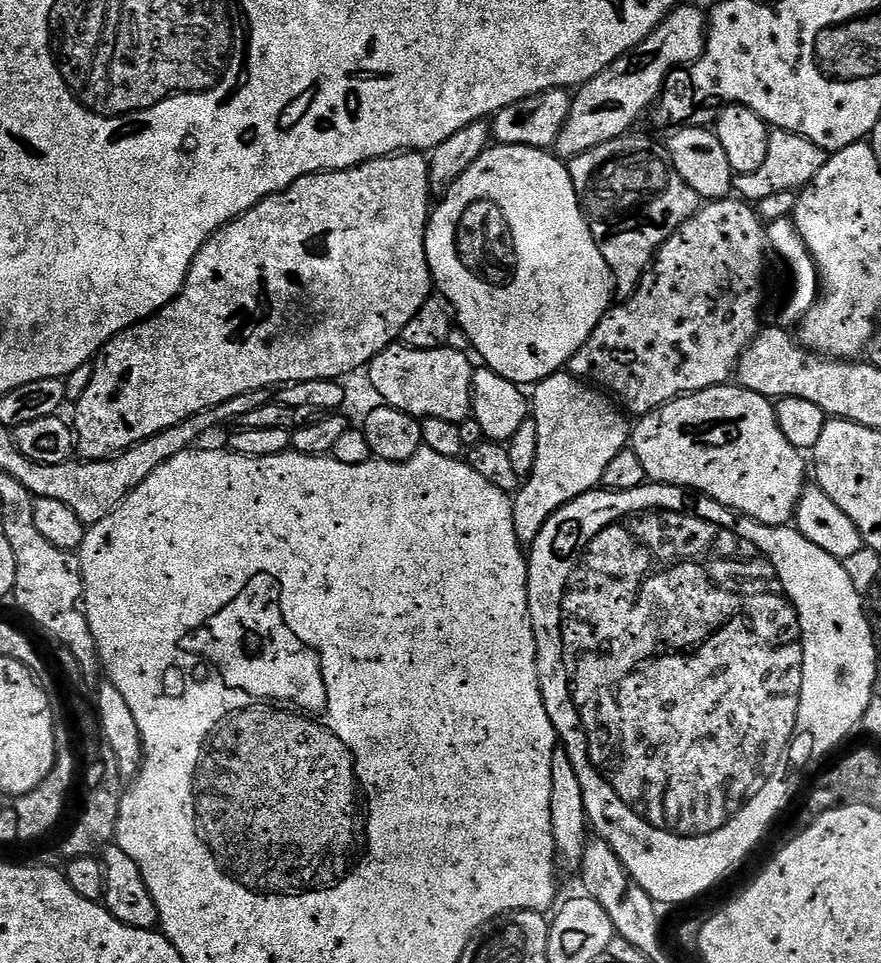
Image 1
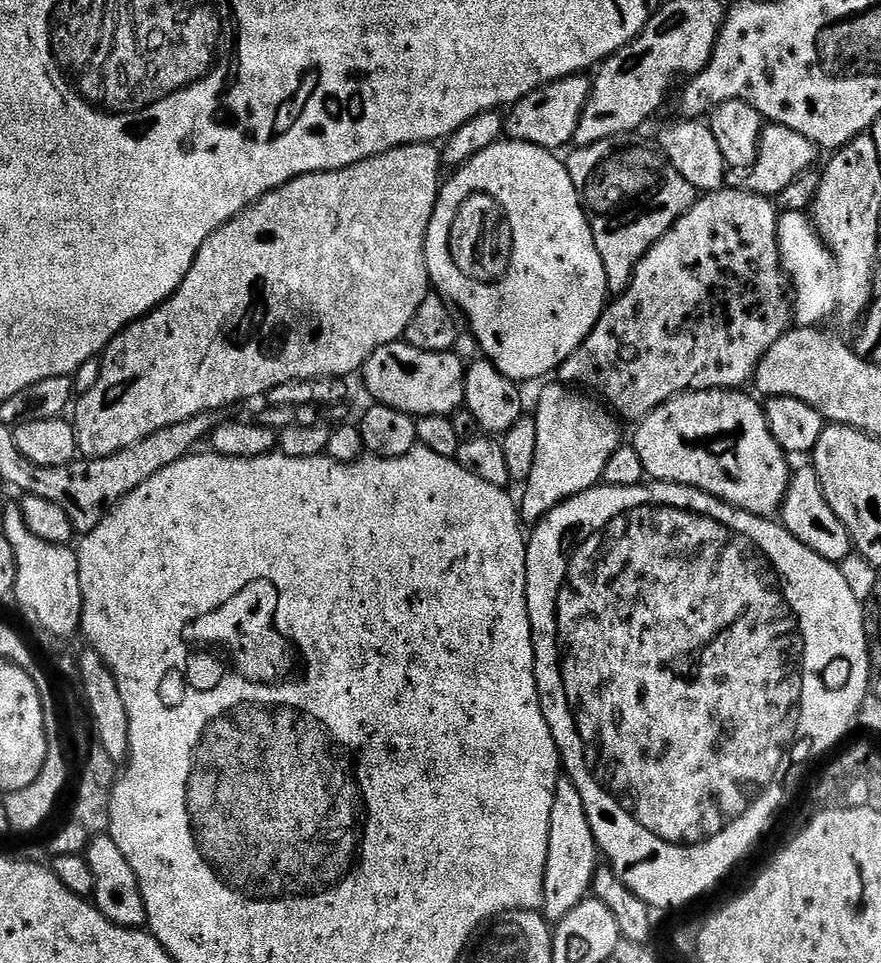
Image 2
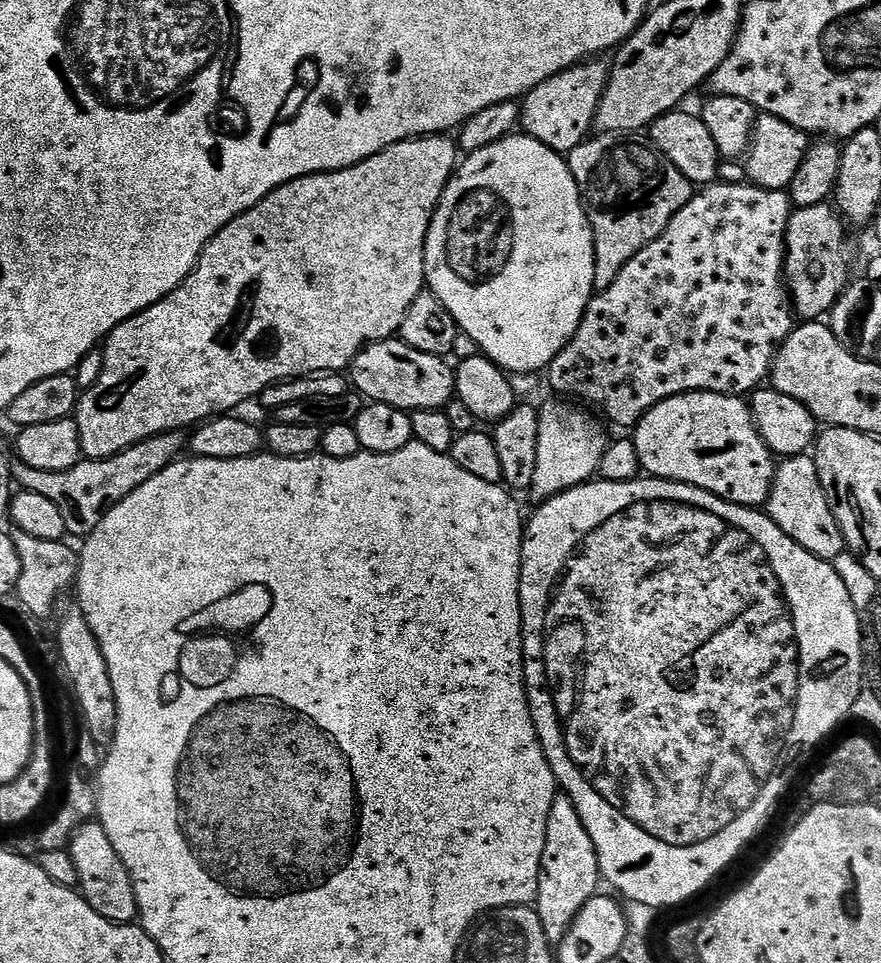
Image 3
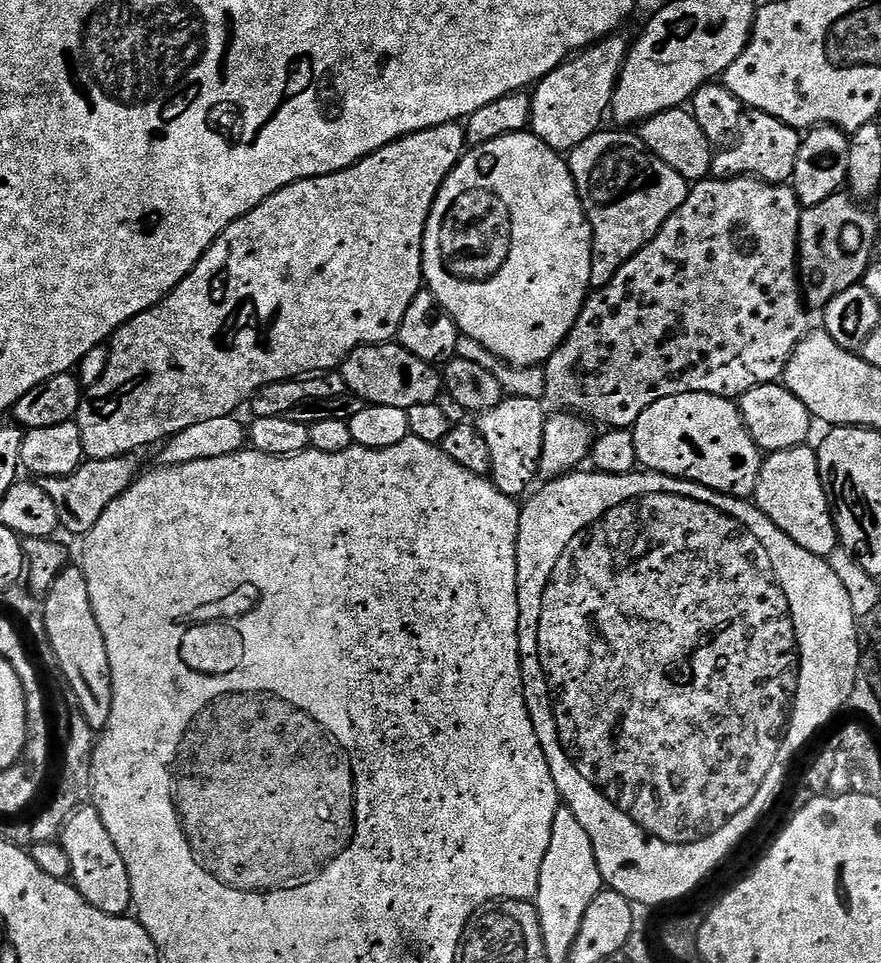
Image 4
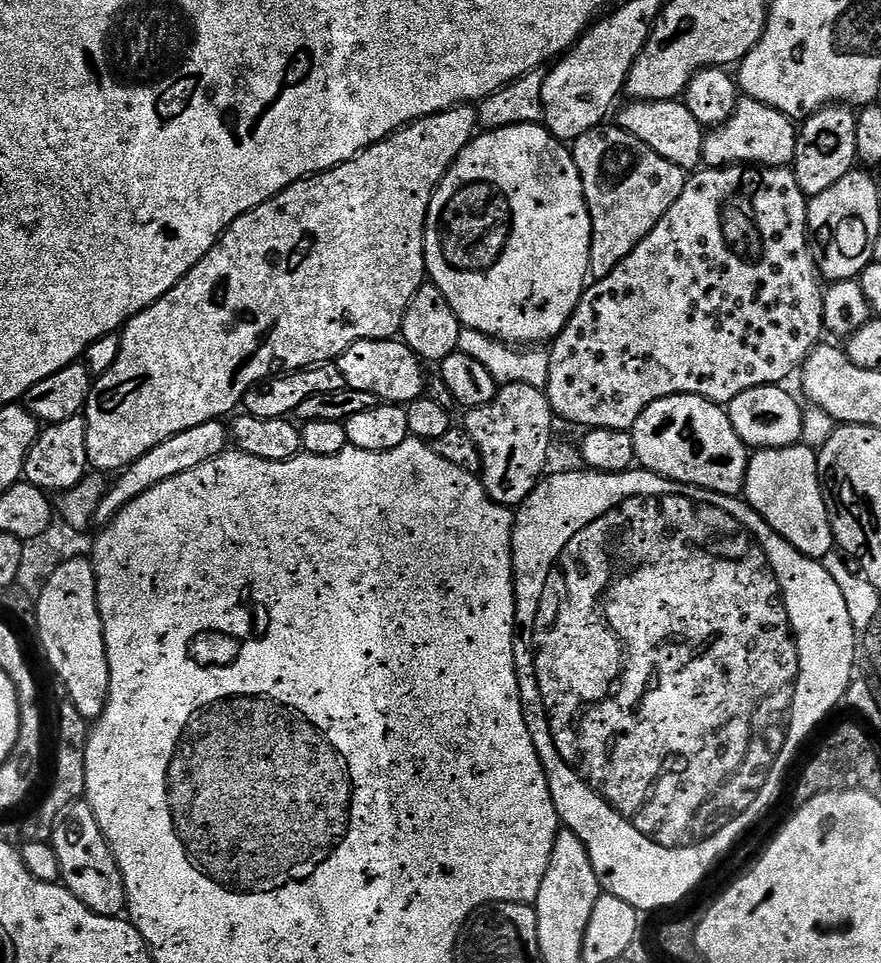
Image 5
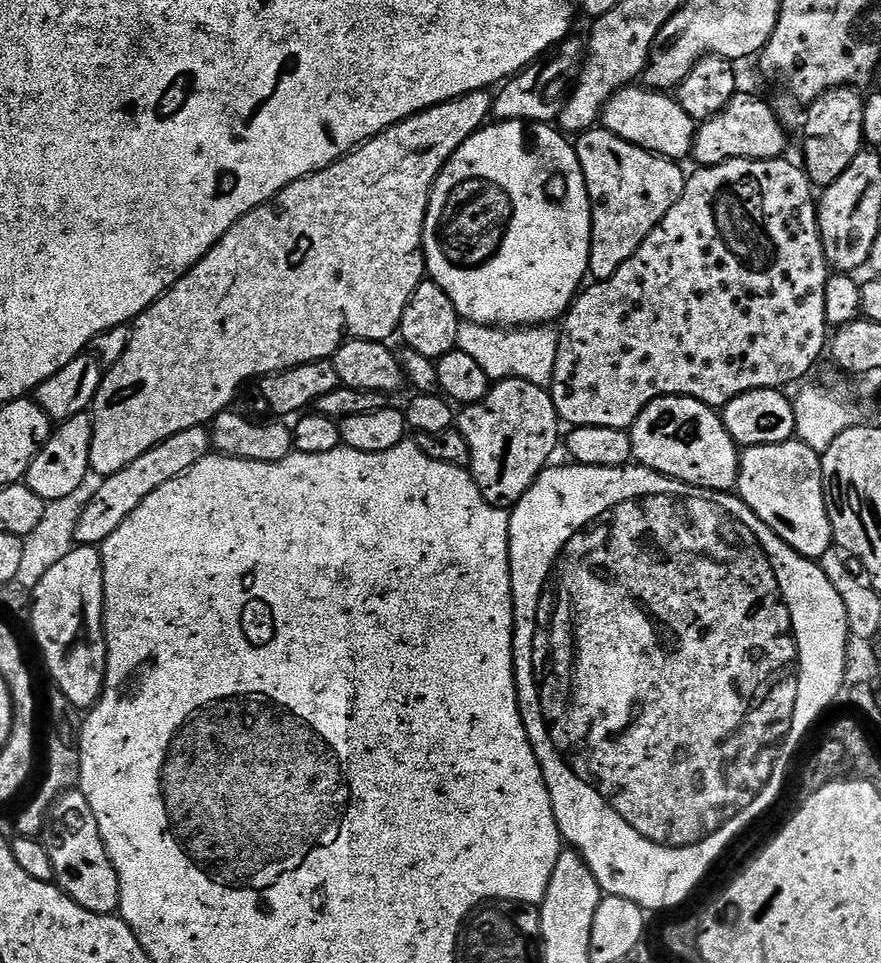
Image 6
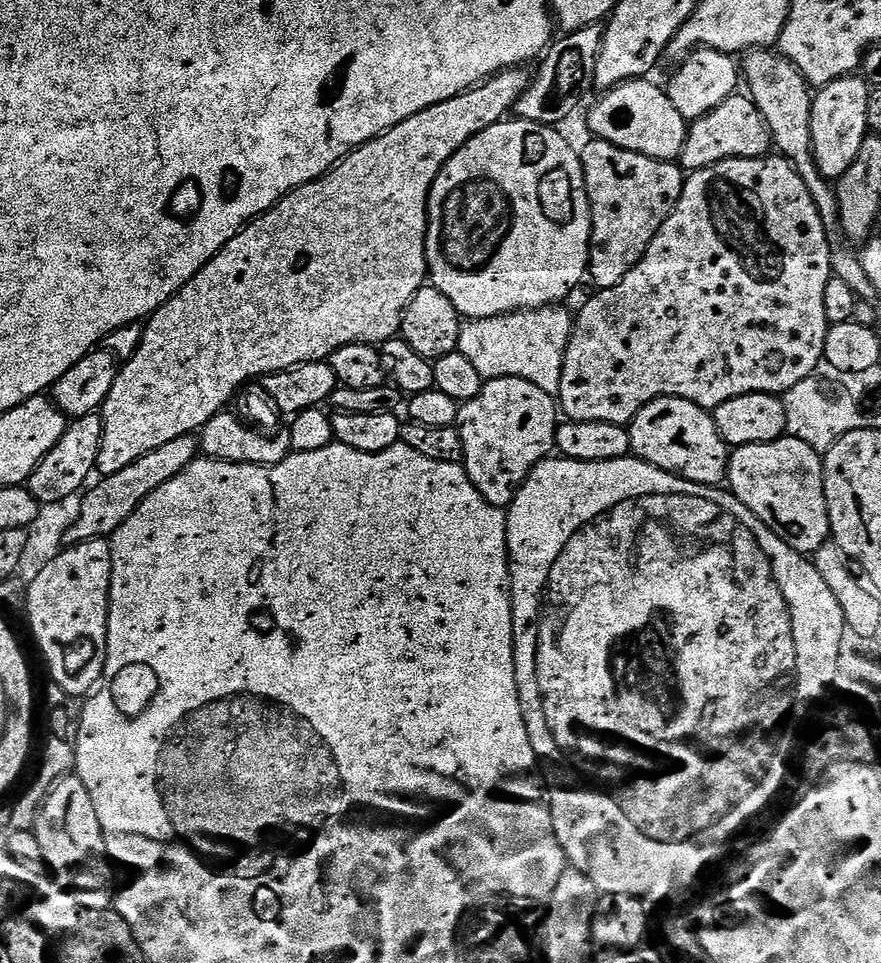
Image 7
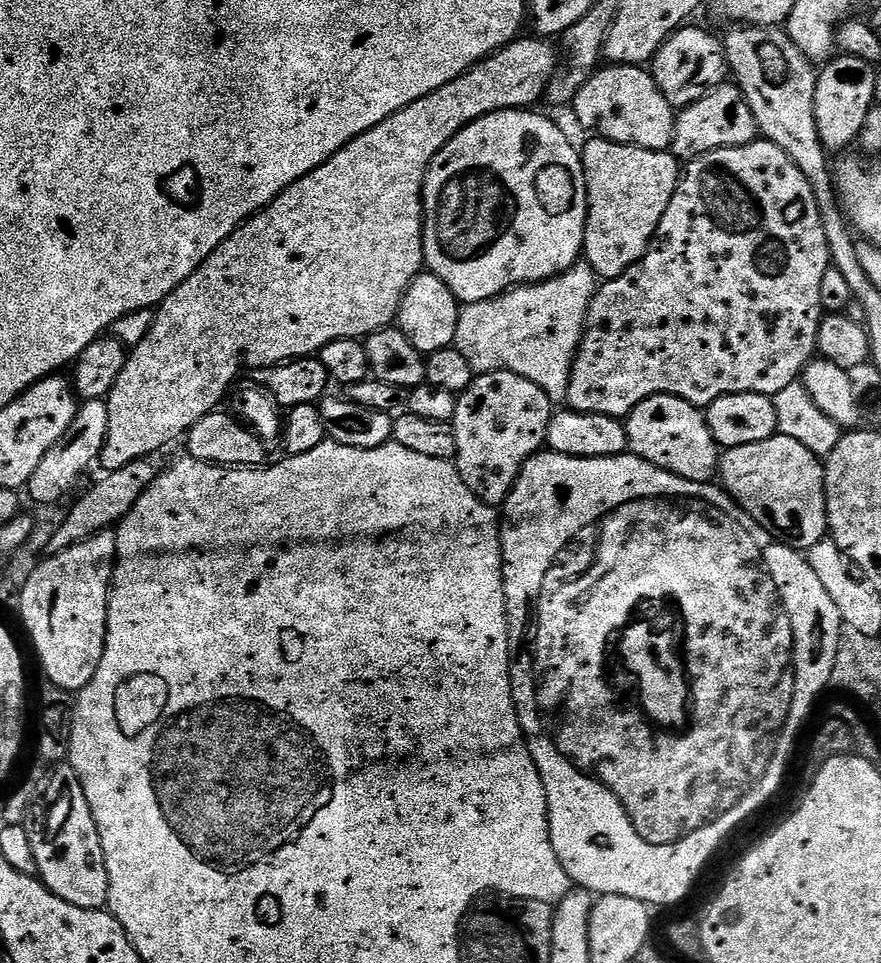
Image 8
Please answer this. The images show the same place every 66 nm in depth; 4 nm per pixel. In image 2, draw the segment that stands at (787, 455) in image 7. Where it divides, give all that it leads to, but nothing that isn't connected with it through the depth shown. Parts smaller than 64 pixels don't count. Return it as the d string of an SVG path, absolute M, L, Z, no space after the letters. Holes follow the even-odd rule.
M811 466L800 469L797 467L793 471L792 479L788 481L788 489L784 495L782 523L790 534L794 534L794 538L798 538L798 542L810 546L814 554L826 558L831 564L839 565L840 561L853 555L850 534L846 526L842 526L838 514L830 510L830 502L826 502L826 494L822 490L816 469Z

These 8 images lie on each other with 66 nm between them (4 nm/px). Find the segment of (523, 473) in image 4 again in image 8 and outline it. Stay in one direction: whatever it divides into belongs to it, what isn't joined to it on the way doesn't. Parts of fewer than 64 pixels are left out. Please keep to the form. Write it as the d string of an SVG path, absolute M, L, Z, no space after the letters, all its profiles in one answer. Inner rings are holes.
M488 370L477 375L471 386L459 393L454 418L450 422L454 438L458 438L454 463L458 474L462 474L462 482L466 482L466 486L470 486L470 490L474 490L474 494L482 502L503 506L508 501L508 495L512 492L516 479L520 477L524 464L545 447L553 415L552 399L538 386L534 386L530 378L522 378L507 370Z

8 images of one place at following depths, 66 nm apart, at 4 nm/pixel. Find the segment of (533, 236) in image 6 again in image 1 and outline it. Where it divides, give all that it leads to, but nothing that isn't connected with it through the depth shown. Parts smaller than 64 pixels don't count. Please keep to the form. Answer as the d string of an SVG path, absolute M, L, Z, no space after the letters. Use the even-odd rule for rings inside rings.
M496 144L490 146L462 178L454 182L454 186L435 205L428 221L428 233L424 239L426 258L432 271L432 283L435 291L448 301L448 307L454 313L455 323L468 335L470 343L476 347L476 352L481 356L483 363L494 370L502 378L521 386L535 386L548 376L567 369L569 362L578 354L585 342L594 334L598 322L608 313L614 304L614 285L612 271L606 266L606 258L602 258L602 250L592 237L588 220L584 217L584 210L580 206L580 199L574 190L574 182L568 173L568 164L551 151L530 146L506 146Z

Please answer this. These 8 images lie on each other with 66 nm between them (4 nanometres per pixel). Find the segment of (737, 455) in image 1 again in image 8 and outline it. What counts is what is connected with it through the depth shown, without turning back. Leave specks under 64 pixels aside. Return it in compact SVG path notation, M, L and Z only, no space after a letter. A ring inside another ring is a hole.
M651 396L626 417L626 427L631 455L694 482L707 484L717 475L722 452L710 434L707 415L695 404L677 396Z

